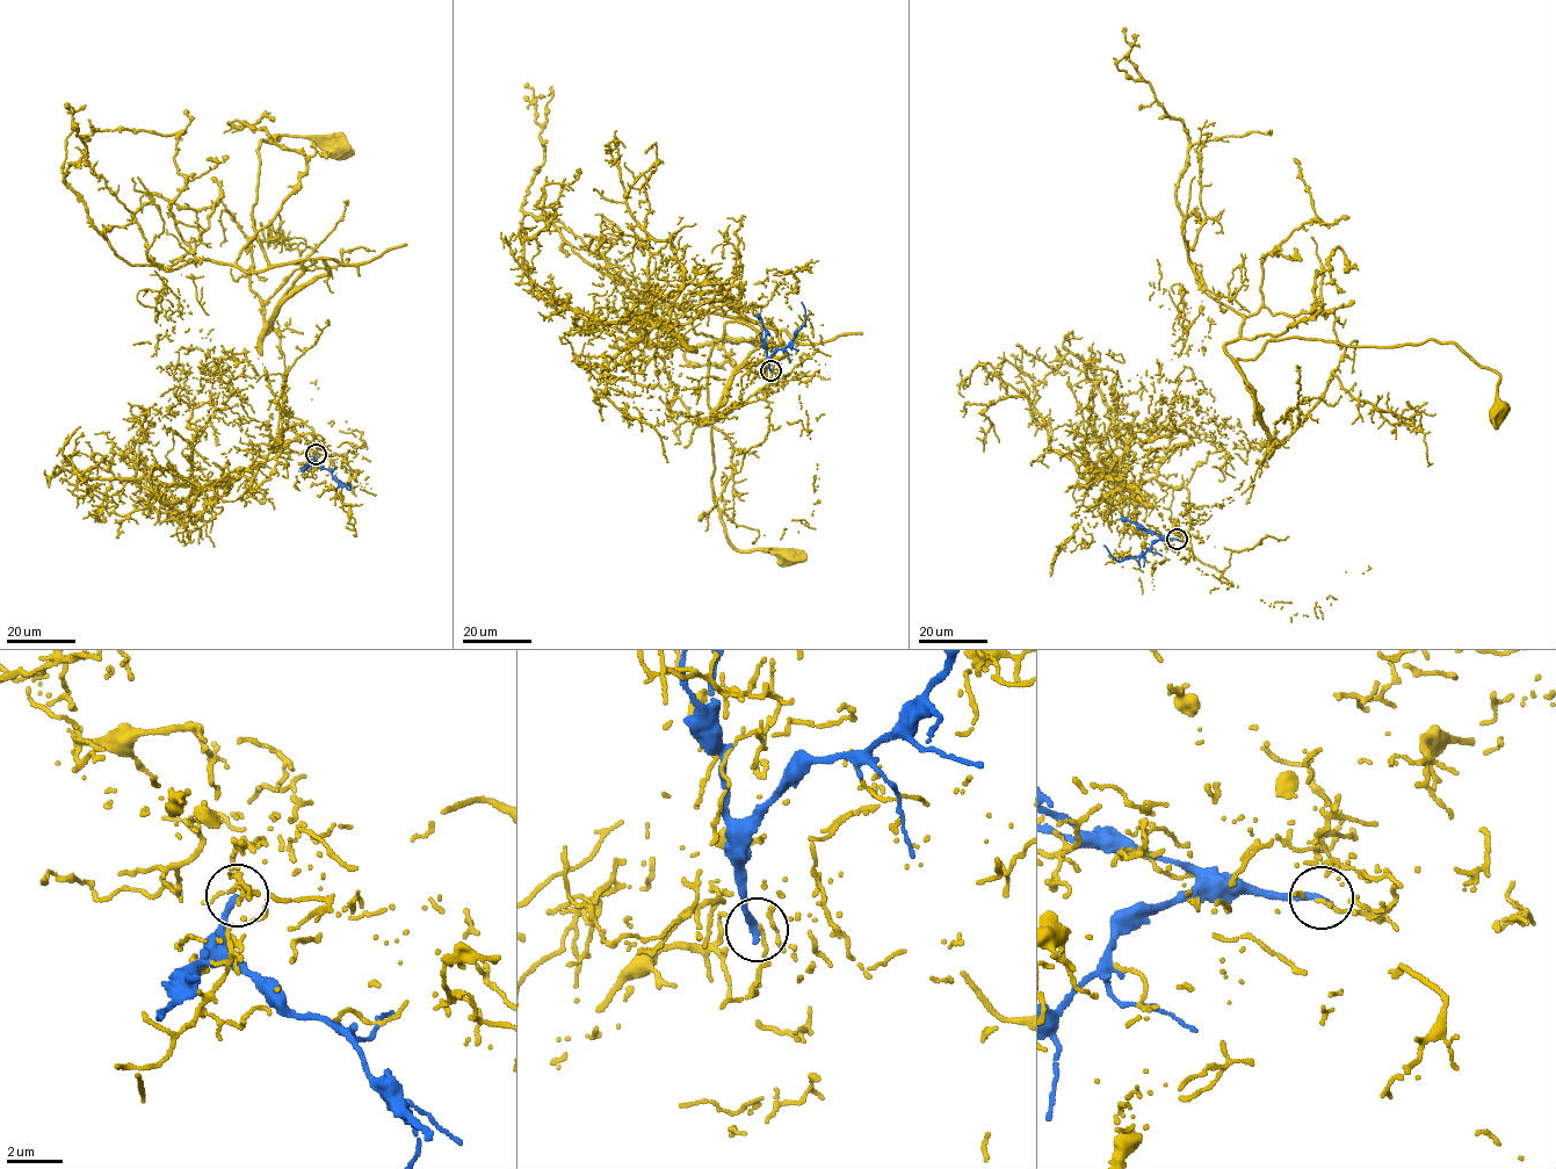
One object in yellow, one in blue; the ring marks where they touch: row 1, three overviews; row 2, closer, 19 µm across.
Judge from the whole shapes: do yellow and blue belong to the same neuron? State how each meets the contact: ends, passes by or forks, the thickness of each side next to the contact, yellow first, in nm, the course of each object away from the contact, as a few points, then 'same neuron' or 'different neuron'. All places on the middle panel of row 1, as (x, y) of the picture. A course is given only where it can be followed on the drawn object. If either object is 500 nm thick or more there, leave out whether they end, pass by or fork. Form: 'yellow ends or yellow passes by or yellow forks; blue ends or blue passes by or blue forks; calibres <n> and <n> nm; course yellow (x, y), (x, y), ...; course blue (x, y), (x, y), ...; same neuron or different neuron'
yellow ends; blue ends; calibres 110 and 260 nm; course yellow (771, 370), (716, 412), (762, 338), (728, 322), (711, 483), (736, 548), (788, 555); course blue (771, 370), (769, 355), (786, 346), (805, 322), (801, 302); different neuron

